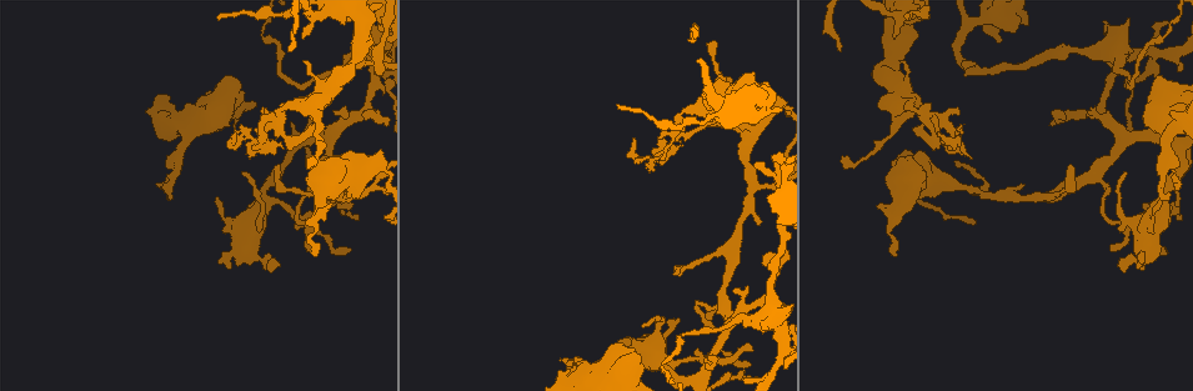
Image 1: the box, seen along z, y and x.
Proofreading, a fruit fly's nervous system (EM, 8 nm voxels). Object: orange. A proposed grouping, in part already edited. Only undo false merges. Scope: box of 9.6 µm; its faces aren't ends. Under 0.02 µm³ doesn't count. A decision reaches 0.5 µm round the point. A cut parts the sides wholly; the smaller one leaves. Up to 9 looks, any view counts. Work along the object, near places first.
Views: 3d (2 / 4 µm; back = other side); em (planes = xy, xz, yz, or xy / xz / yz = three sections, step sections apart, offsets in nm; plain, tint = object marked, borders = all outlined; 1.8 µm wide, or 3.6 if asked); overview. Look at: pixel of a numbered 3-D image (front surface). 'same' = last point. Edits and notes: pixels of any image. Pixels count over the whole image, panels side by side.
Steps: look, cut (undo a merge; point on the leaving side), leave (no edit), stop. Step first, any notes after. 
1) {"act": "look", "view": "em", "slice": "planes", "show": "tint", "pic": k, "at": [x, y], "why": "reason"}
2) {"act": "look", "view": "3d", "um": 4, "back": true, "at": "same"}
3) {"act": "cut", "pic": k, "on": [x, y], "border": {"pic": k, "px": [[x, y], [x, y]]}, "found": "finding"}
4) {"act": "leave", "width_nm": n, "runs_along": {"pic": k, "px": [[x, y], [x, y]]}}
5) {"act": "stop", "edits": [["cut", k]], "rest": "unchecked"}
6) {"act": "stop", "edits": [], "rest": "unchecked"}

{"act": "look", "view": "3d", "um": 2, "pic": 1, "at": [1110, 56], "why": "four or more arms meet"}

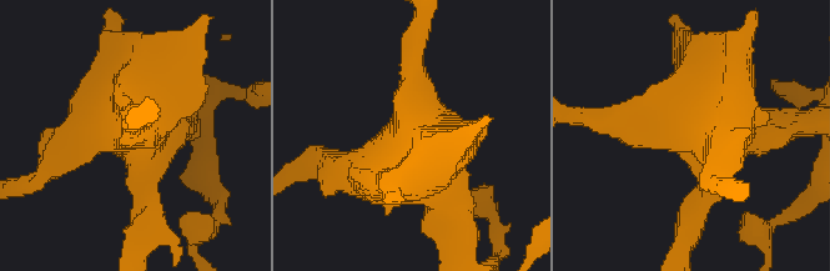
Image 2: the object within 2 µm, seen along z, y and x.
{"act": "look", "view": "em", "slice": "planes", "show": "borders", "pic": 2, "at": [693, 131], "why": "shape alone is not enough"}

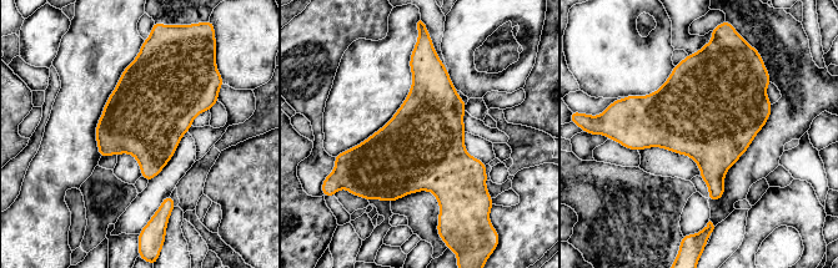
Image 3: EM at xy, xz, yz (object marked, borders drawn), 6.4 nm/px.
{"act": "leave", "found": "continuous, no second neuron"}

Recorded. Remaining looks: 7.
{"act": "look", "view": "em", "slice": "planes", "show": "plain", "pic": 1, "at": [1065, 117], "why": "sharp bend"}

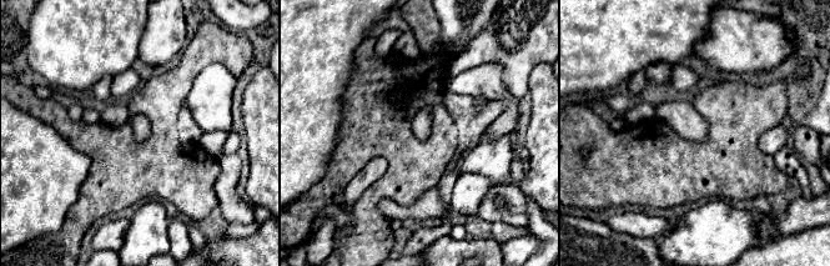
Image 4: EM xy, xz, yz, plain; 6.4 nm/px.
{"act": "look", "view": "em", "slice": "planes", "show": "tint", "at": "same", "why": "where the object lies"}

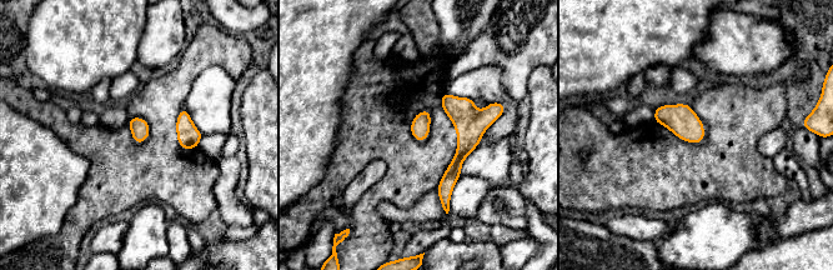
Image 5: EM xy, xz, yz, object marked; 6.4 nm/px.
{"act": "leave", "found": "one neuron here"}

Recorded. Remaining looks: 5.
{"act": "look", "view": "em", "slice": "xy", "step": 4, "show": "tint", "pic": 1, "at": [960, 57], "why": "sharp bend"}

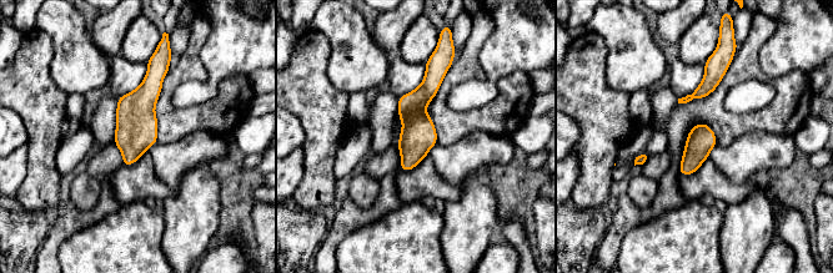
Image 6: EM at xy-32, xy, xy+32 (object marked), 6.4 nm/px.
{"act": "look", "view": "em", "slice": "planes", "show": "tint", "at": "same", "why": "cut it another way"}

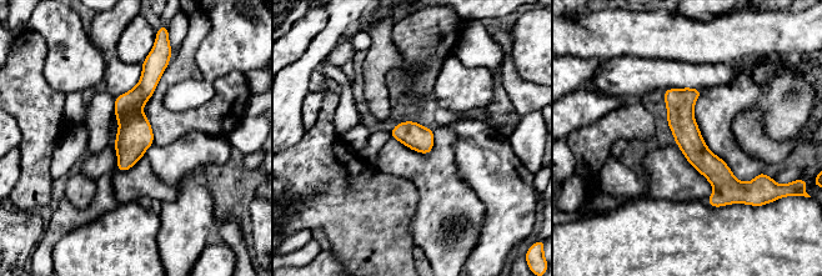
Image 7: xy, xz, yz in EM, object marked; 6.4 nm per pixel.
{"act": "leave", "width_nm": 170, "runs_along": {"pic": 7, "px": [[667, 93], [695, 150], [750, 186]]}, "found": "all the same neuron"}

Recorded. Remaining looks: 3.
{"act": "look", "view": "em", "slice": "xy", "step": 8, "show": "tint", "pic": 1, "at": [701, 305], "why": "sharp bend"}

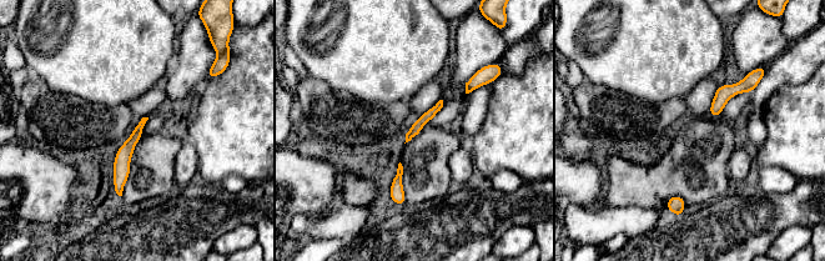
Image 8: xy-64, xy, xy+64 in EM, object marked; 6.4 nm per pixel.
{"act": "leave", "width_nm": 20, "found": "one neuron here"}

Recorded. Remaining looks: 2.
{"act": "stop", "edits": [], "rest": "unchecked"}

